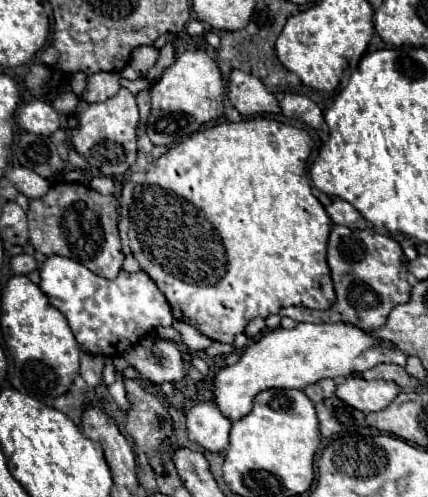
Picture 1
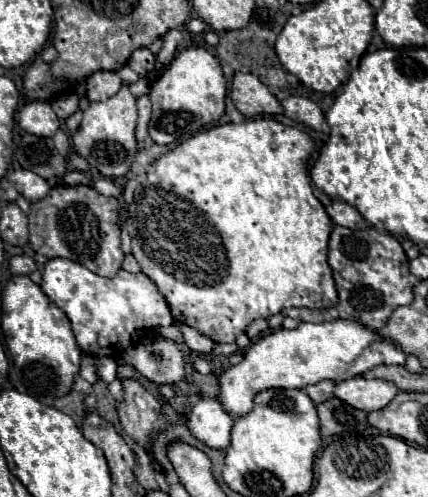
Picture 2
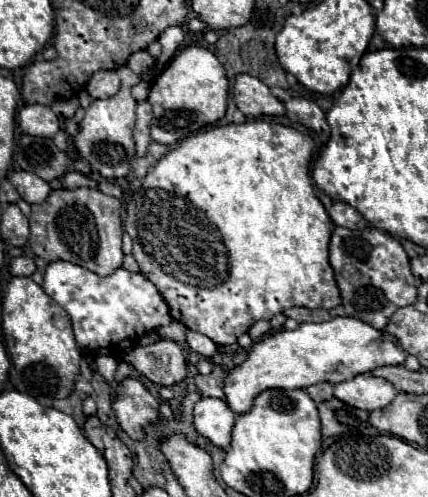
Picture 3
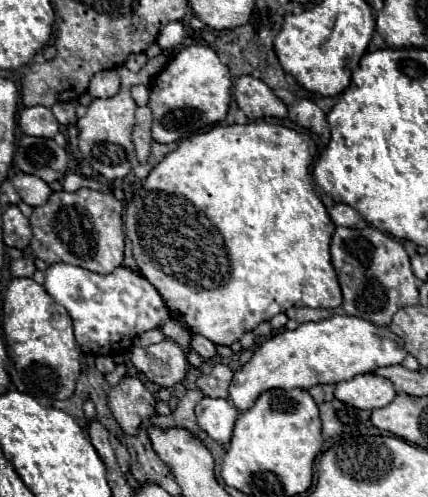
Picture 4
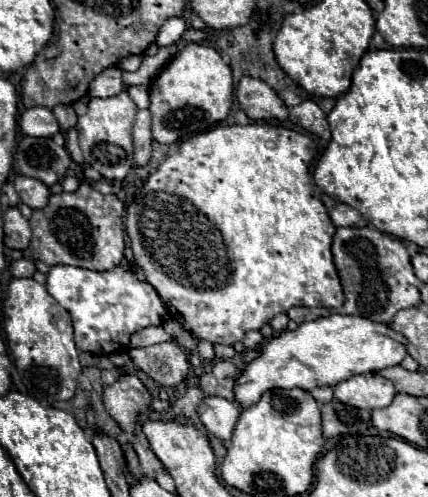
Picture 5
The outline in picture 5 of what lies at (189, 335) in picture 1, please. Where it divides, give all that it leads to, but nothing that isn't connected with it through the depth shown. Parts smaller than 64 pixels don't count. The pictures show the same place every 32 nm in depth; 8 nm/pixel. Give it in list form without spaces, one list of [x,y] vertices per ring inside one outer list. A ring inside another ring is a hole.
[[[196,338],[196,350],[198,350],[198,354],[200,354],[206,362],[212,362],[212,360],[214,360],[214,346],[212,346],[208,340]]]

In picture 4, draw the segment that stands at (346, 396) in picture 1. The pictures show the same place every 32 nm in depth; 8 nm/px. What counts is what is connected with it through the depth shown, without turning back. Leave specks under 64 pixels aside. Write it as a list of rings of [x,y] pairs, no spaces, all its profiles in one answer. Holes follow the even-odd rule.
[[[360,374],[348,382],[338,382],[334,396],[348,406],[376,410],[388,406],[394,400],[396,390],[390,380],[384,380],[376,374]]]

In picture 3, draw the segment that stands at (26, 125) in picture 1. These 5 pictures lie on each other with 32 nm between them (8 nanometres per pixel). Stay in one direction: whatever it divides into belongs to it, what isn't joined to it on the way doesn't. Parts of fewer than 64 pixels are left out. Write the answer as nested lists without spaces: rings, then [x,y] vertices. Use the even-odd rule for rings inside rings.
[[[26,104],[18,114],[18,126],[30,136],[54,138],[60,128],[58,116],[50,106],[44,104]]]

